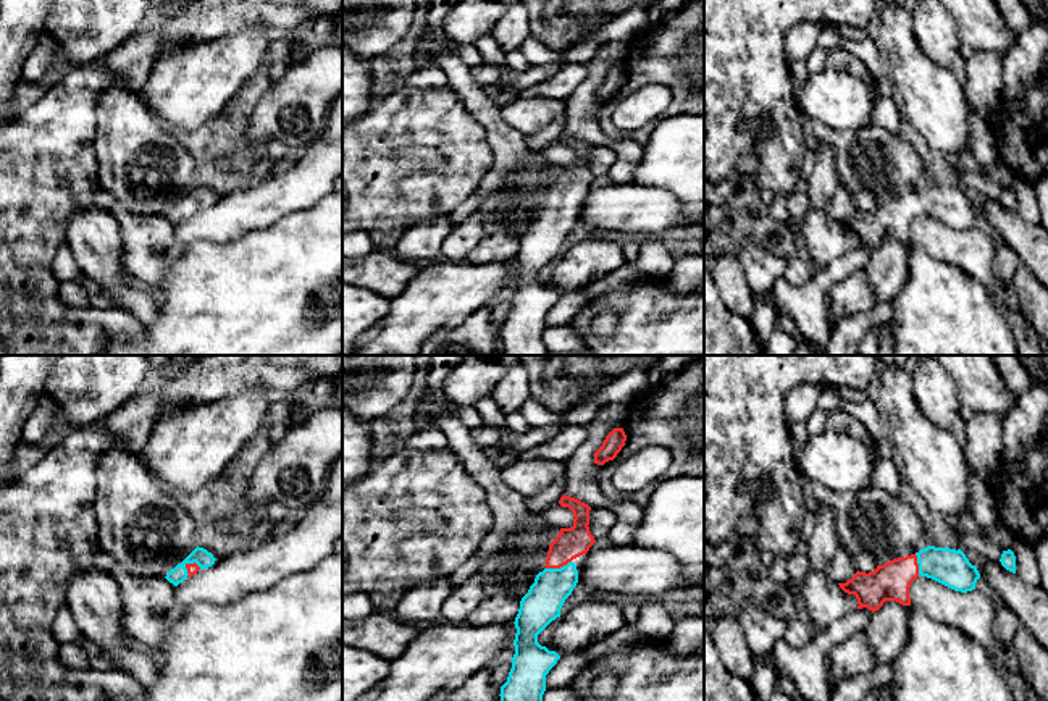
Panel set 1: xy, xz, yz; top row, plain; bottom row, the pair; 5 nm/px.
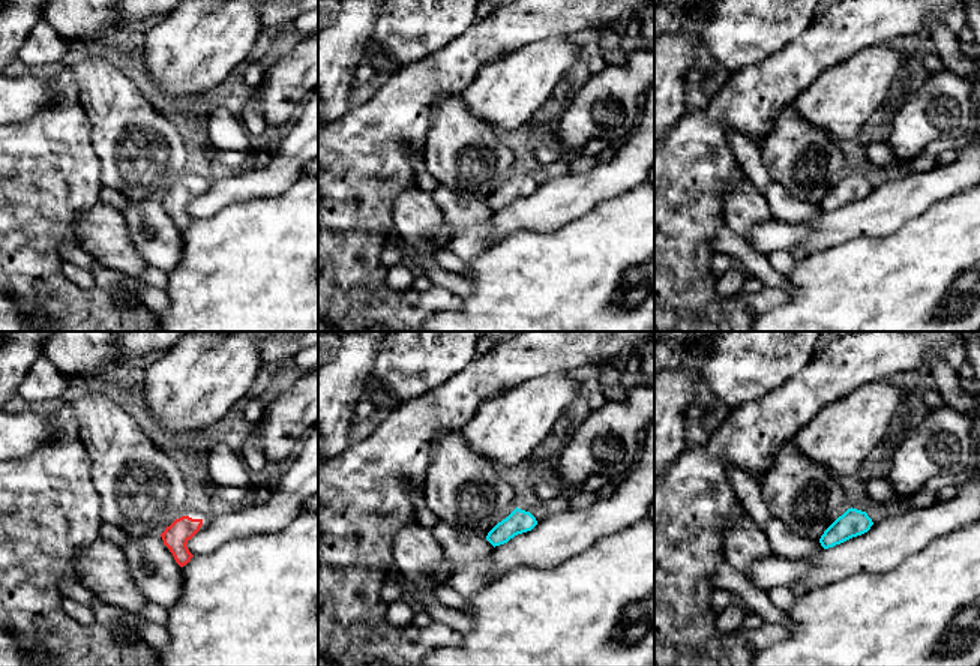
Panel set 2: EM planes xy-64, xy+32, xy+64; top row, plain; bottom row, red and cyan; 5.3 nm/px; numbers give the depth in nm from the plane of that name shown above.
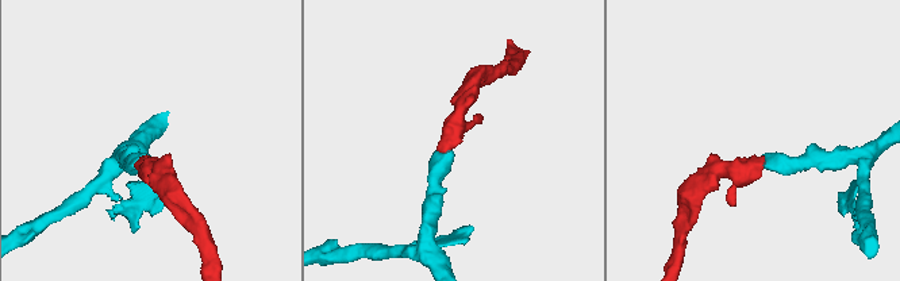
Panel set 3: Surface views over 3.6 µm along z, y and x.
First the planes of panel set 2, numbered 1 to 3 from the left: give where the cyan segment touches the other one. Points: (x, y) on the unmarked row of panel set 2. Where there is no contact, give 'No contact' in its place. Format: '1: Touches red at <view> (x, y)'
1: No contact
2: No contact
3: No contact

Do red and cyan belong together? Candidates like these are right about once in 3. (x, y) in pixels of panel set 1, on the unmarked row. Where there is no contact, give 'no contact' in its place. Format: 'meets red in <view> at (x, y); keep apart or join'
meets red in xz at (557, 205); join

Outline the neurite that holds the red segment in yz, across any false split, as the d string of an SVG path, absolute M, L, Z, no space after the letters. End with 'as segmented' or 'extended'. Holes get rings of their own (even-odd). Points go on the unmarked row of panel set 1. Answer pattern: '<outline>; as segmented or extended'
M927 184L916 192L877 204L874 210L857 208L851 218L838 223L856 234L857 247L875 250L885 239L911 244L909 226L919 213L961 231L975 228L980 216L977 205L961 187Z; extended

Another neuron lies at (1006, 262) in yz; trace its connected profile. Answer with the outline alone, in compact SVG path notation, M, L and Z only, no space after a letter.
M1003 241L996 244L993 271L1003 283L1011 283L1014 271L1021 267L1017 254Z

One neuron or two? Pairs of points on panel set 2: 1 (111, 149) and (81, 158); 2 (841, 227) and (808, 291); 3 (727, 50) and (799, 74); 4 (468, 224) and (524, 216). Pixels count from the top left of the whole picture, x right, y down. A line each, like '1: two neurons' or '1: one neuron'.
1: two neurons
2: two neurons
3: two neurons
4: two neurons

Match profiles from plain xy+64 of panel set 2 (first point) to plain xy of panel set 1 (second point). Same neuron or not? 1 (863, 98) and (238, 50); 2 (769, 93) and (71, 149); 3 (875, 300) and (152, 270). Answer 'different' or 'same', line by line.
1: same
2: same
3: different

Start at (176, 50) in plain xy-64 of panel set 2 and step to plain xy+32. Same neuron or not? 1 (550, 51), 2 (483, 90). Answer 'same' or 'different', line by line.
1: same
2: same

